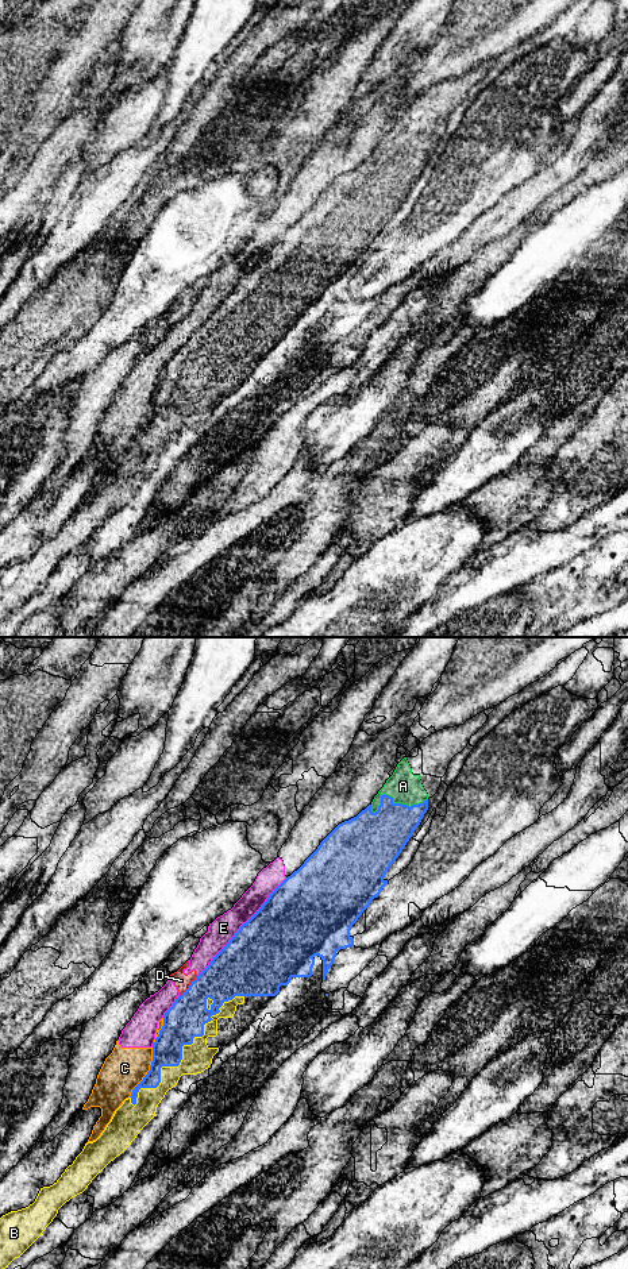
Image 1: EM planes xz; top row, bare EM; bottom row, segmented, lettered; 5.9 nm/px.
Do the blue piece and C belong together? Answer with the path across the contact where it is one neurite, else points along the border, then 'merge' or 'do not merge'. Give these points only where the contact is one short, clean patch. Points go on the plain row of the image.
do not merge

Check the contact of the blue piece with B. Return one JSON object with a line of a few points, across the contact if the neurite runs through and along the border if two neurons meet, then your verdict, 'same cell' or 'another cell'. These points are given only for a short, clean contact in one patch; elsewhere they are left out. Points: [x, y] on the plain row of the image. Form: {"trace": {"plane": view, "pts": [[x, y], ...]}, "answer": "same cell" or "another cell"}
{"answer": "same cell"}

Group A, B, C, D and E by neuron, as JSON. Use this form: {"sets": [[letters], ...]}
{"sets": [["A", "B"], ["C", "D", "E"]]}

